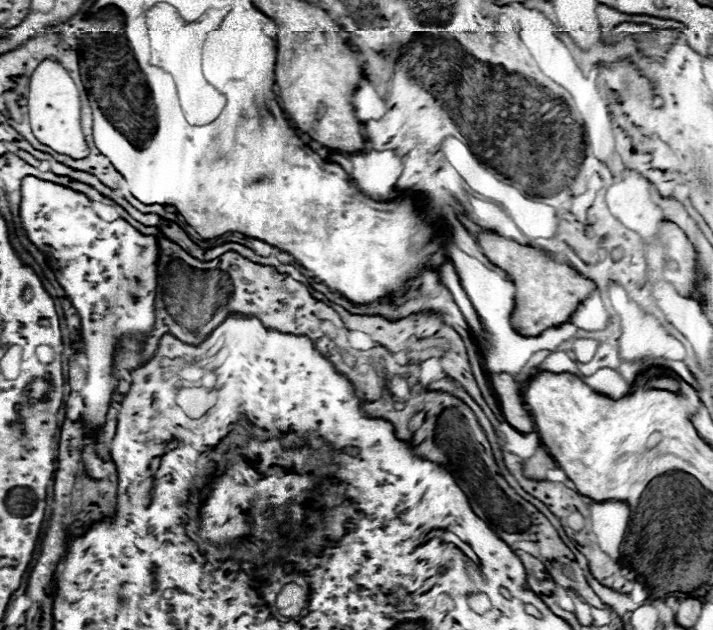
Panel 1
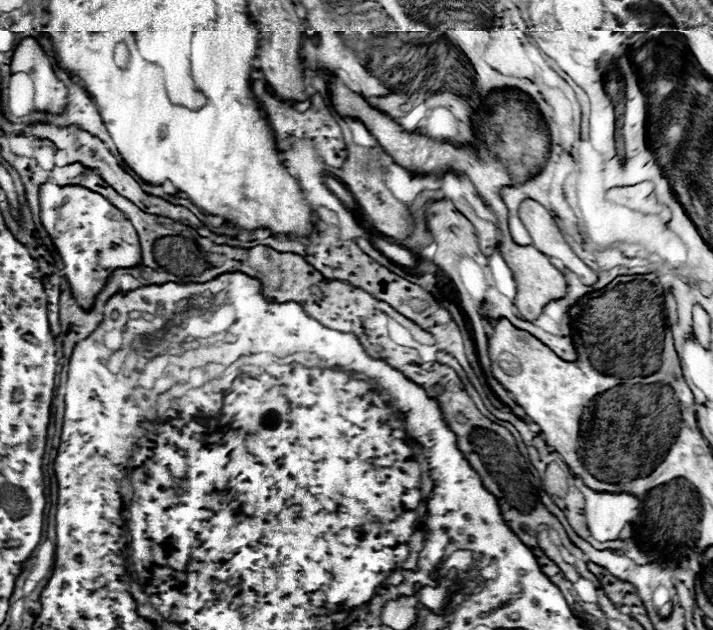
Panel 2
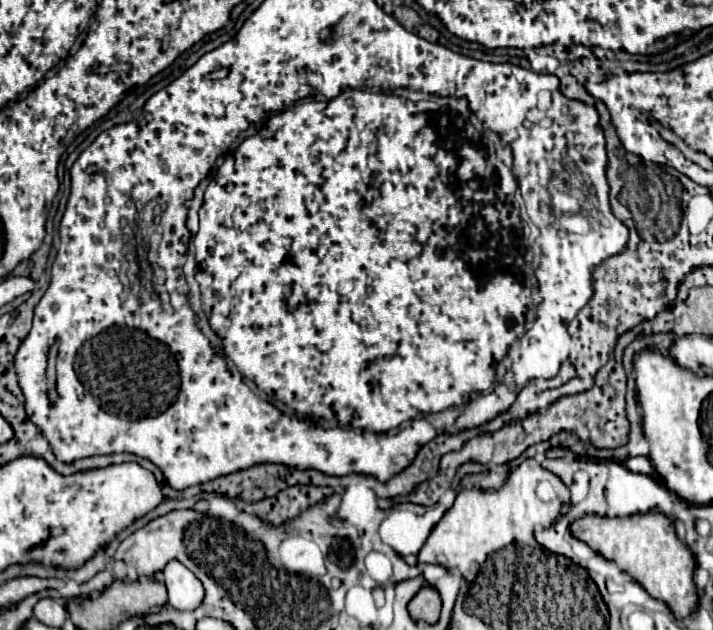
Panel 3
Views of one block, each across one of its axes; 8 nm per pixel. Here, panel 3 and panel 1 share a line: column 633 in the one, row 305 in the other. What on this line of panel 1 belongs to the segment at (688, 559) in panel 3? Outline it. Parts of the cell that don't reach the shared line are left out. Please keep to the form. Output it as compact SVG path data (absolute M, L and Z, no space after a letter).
M476 226L474 236L484 250L484 256L510 274L516 286L516 306L512 312L512 326L522 336L538 336L550 326L558 326L570 318L576 306L594 292L594 282L582 278L574 268L564 262L556 262L534 246L522 246L514 240L506 240L496 232Z

